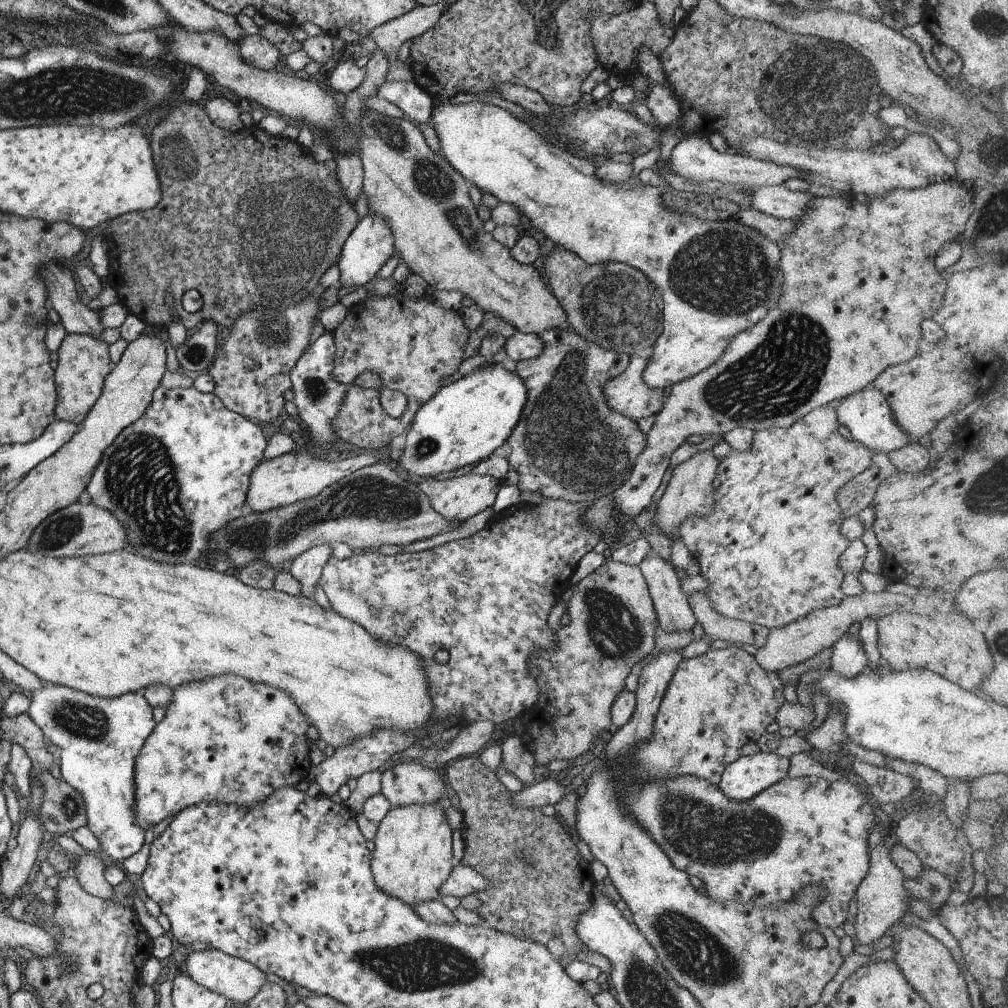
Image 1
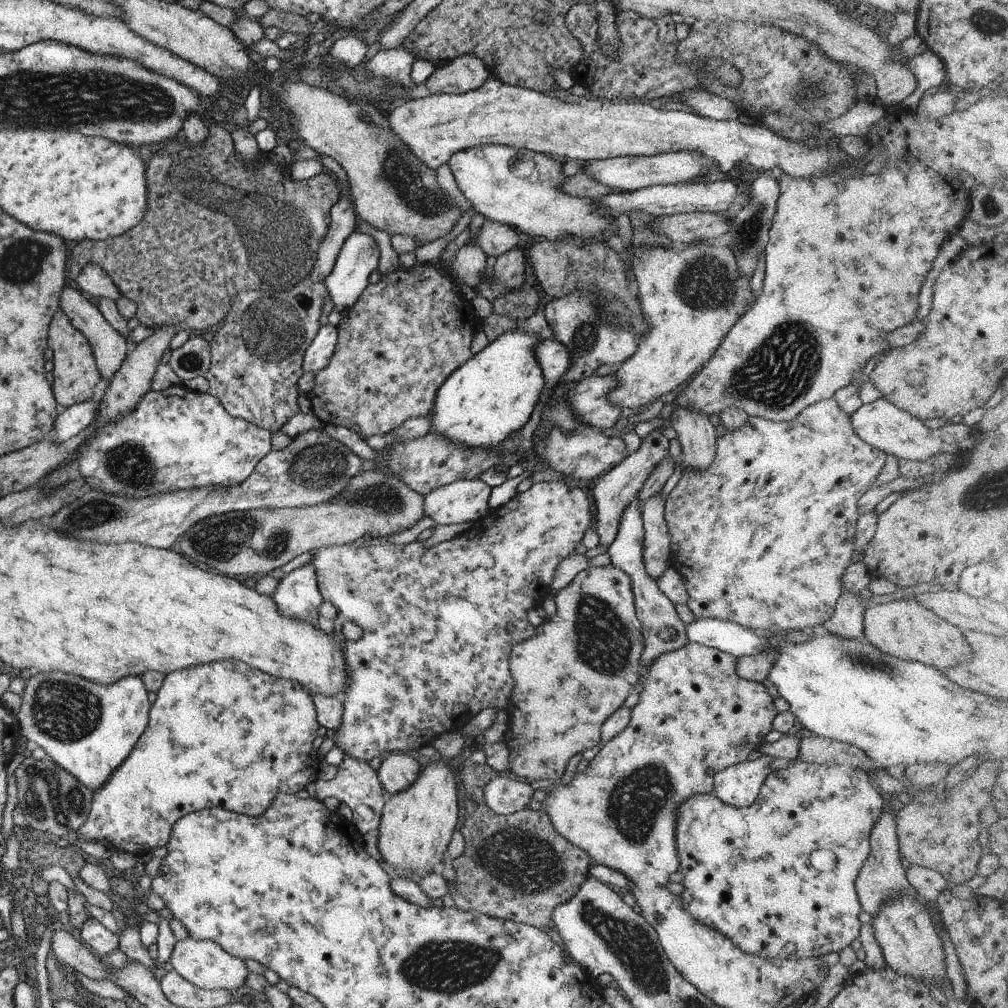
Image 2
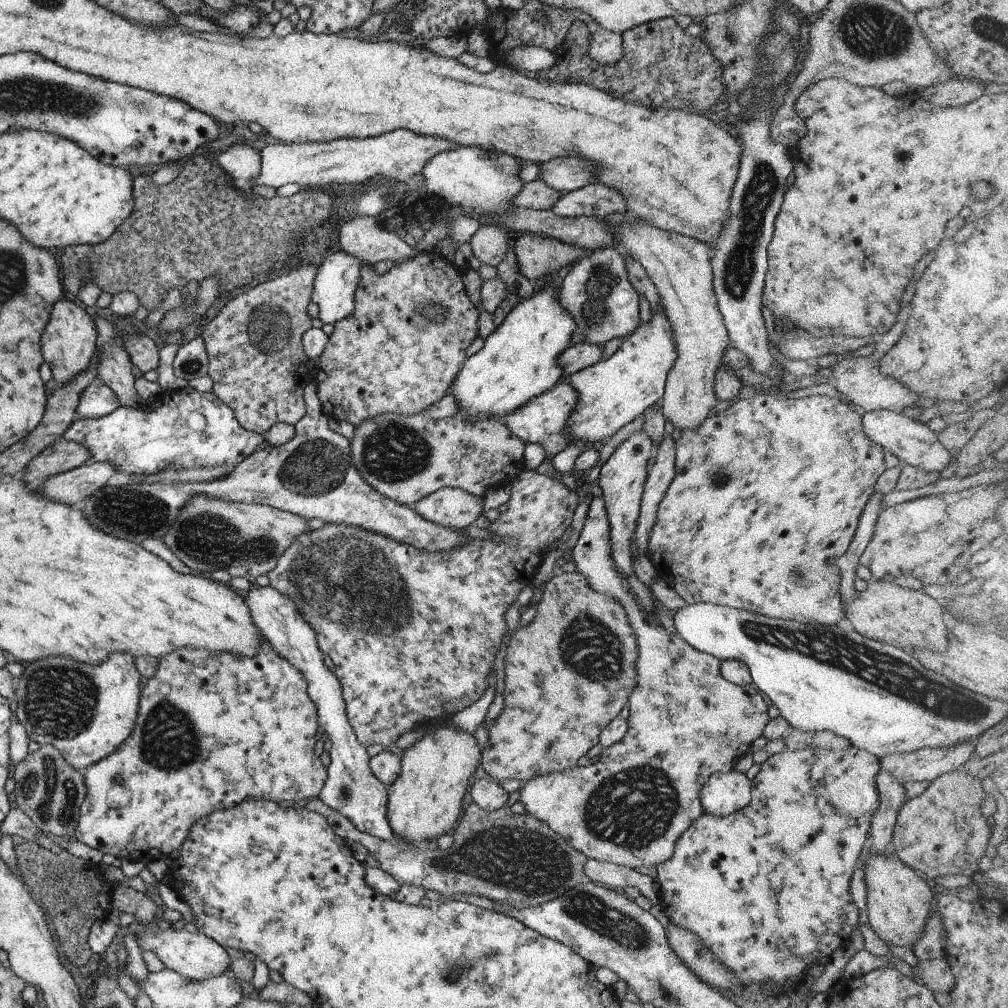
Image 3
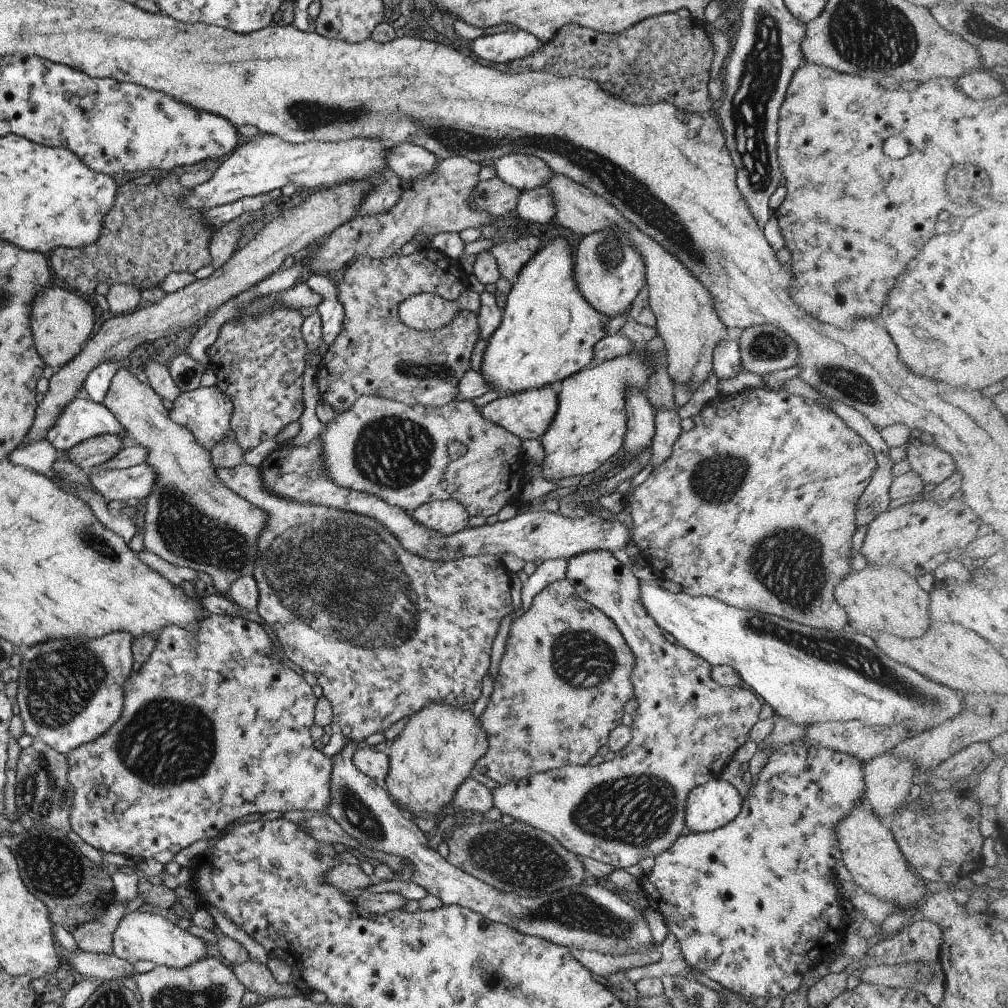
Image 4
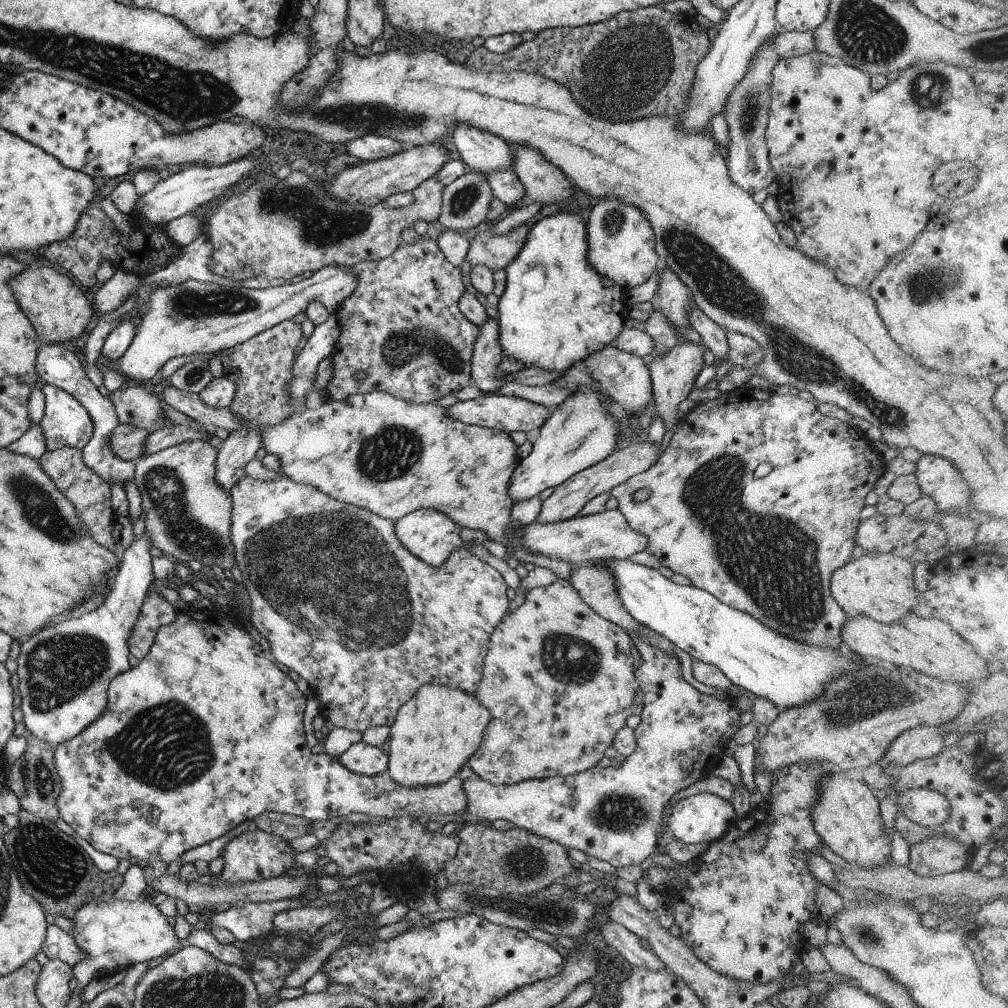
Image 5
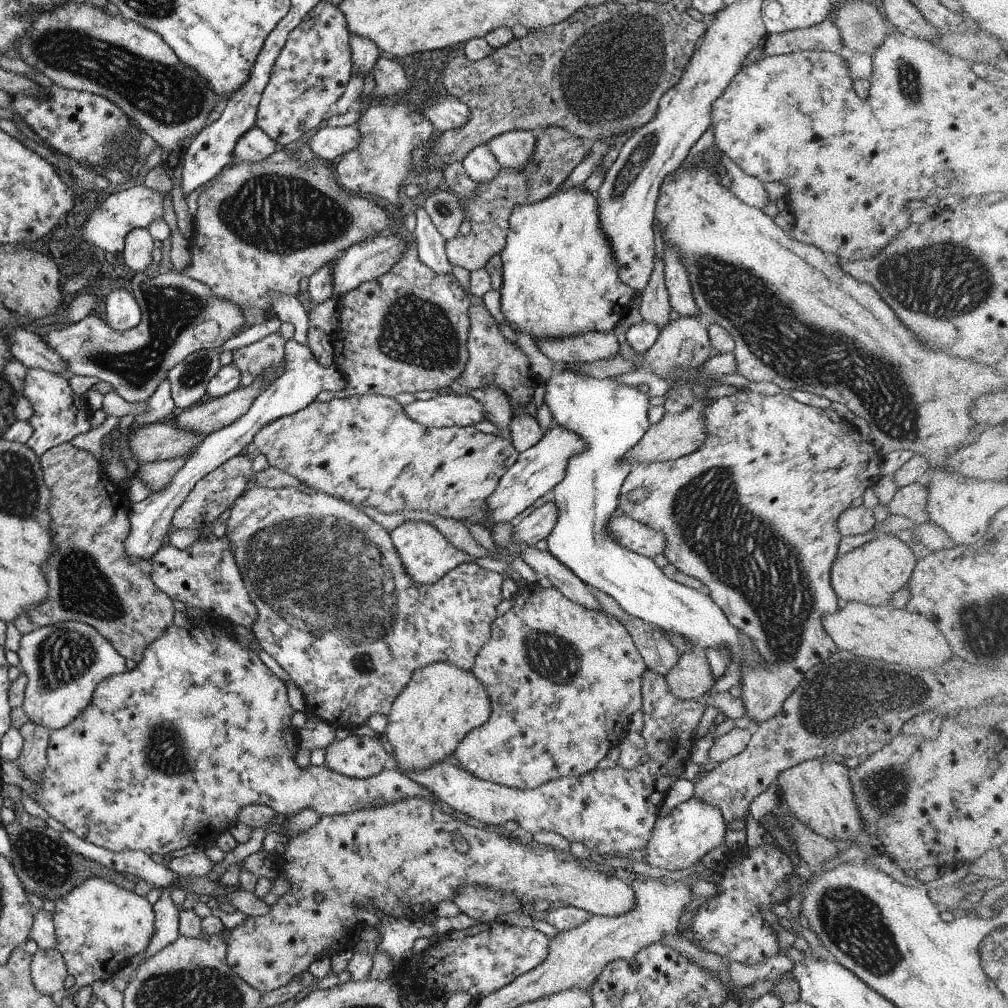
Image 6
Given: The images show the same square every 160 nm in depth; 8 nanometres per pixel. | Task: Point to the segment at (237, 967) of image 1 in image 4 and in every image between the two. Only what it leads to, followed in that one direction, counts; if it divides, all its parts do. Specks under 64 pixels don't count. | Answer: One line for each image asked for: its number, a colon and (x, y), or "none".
2: (203, 963)
3: (194, 956)
4: (139, 936)

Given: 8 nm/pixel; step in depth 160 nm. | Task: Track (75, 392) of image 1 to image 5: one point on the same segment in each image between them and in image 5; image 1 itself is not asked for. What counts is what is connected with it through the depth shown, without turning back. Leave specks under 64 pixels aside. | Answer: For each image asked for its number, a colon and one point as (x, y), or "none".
2: (75, 379)
3: (67, 343)
4: (60, 322)
5: (58, 312)

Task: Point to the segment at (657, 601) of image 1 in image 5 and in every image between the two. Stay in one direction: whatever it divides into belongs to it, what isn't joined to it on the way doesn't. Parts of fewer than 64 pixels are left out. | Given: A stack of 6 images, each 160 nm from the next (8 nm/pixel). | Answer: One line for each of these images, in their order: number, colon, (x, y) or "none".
2: (656, 540)
3: (662, 472)
4: (666, 424)
5: (672, 375)

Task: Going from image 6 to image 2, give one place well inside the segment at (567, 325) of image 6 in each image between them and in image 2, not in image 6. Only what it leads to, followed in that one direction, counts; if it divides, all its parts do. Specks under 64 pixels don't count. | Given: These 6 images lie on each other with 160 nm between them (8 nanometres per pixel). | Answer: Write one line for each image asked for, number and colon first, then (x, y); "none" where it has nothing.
2: (494, 393)
3: (518, 361)
4: (547, 332)
5: (555, 310)

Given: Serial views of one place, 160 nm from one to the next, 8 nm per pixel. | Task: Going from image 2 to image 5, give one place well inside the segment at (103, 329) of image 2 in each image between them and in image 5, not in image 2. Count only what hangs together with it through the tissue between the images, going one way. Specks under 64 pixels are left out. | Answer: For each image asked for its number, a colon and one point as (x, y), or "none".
3: (114, 369)
4: (191, 520)
5: (187, 514)

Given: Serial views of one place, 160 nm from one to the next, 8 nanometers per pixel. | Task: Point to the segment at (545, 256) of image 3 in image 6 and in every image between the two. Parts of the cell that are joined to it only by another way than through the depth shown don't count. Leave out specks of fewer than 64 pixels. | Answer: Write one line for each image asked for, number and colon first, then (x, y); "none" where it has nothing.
4: (509, 256)
5: (485, 249)
6: (555, 154)

